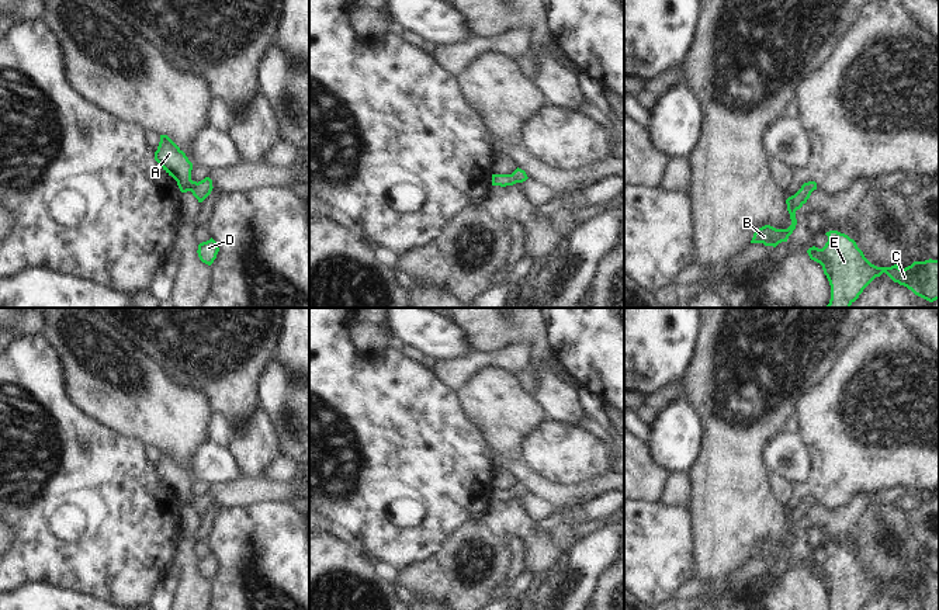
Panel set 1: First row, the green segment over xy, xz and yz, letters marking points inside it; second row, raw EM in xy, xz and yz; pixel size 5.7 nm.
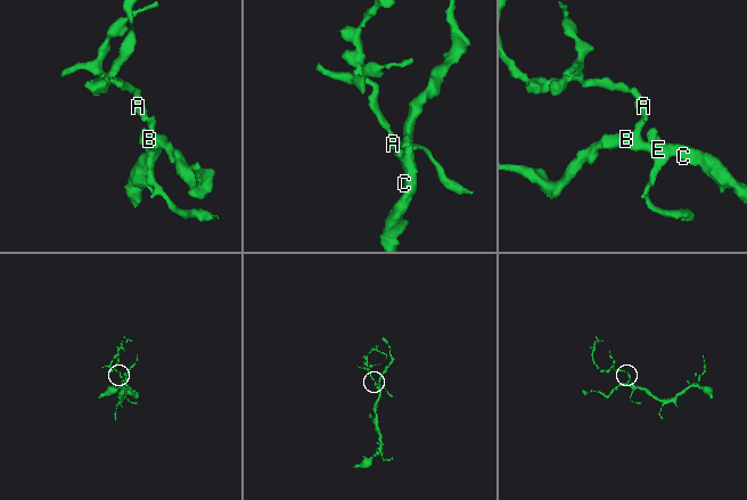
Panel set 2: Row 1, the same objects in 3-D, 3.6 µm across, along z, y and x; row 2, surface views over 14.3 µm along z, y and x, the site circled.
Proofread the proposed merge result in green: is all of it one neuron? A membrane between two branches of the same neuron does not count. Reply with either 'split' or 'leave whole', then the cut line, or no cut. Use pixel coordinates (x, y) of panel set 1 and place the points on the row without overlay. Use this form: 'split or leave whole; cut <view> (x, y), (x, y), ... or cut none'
leave whole; cut none

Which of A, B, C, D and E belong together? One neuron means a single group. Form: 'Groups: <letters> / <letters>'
Groups: A B C D E.

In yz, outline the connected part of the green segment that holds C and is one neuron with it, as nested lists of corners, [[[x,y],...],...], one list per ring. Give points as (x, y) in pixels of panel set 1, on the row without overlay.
[[[838,545],[825,550],[828,551],[825,561],[822,564],[812,561],[807,568],[811,575],[822,580],[831,600],[831,610],[860,610],[883,588],[915,610],[939,610],[939,575],[914,576],[905,583],[897,579],[877,582],[864,572],[848,550]]]

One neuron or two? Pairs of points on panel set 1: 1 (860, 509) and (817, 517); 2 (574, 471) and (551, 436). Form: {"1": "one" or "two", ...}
{"1": "one", "2": "one"}

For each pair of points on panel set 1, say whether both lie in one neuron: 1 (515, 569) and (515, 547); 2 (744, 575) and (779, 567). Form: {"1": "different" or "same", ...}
{"1": "same", "2": "same"}

